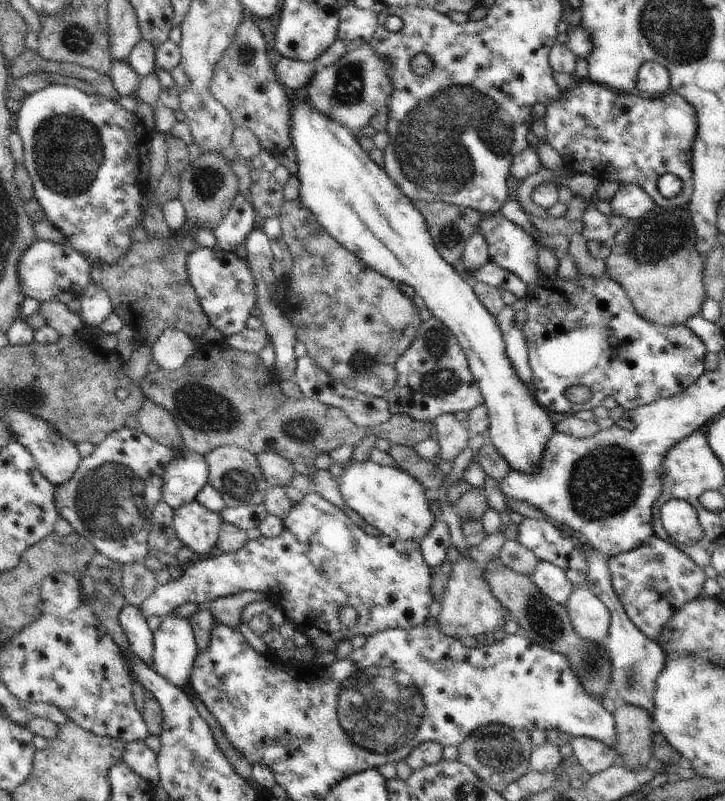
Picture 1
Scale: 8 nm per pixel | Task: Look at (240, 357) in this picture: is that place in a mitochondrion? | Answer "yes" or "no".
no

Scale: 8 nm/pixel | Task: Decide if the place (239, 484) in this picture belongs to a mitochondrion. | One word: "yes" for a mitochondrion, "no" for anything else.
yes

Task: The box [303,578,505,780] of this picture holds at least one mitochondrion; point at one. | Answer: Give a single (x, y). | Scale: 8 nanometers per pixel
(379, 709)

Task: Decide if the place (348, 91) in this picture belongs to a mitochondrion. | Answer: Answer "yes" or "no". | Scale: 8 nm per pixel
yes

